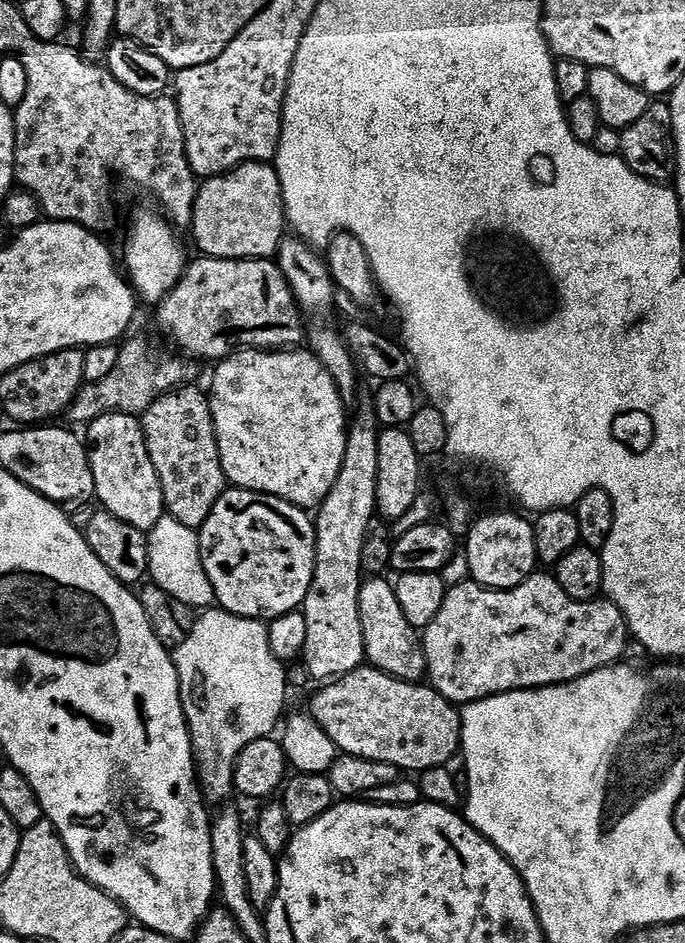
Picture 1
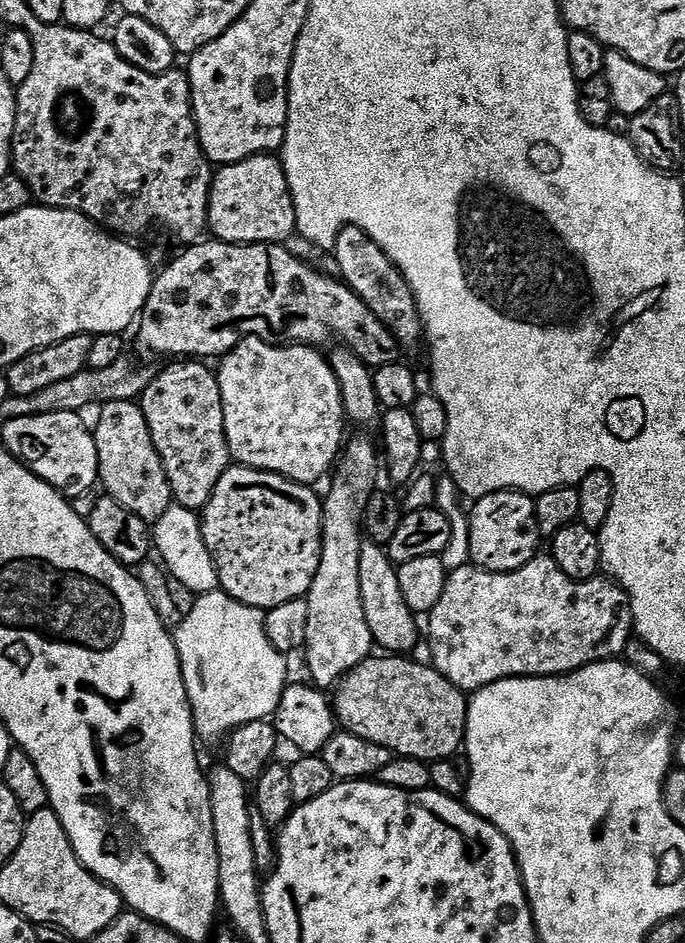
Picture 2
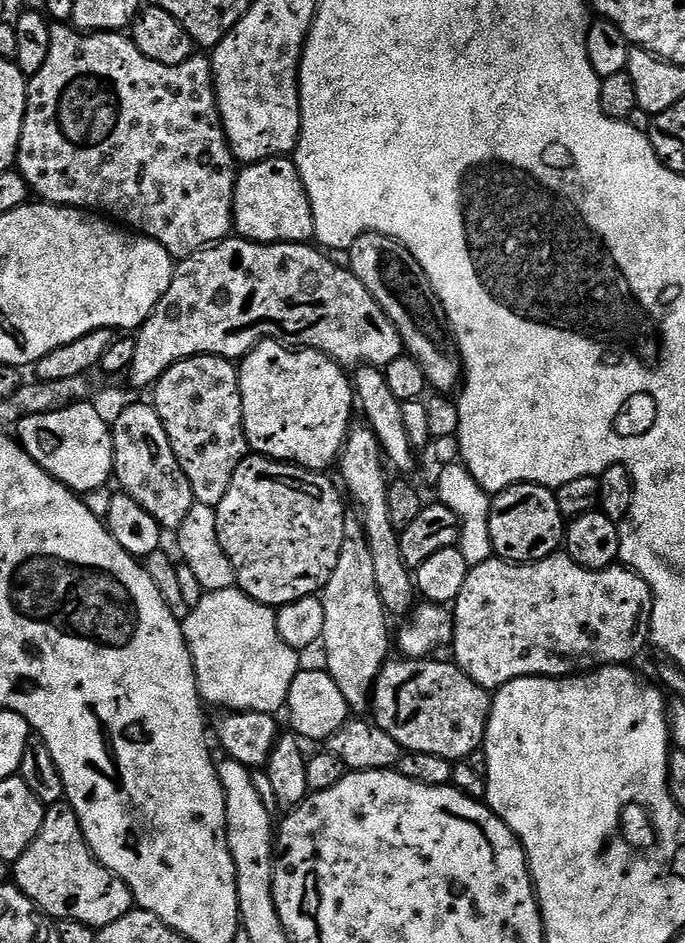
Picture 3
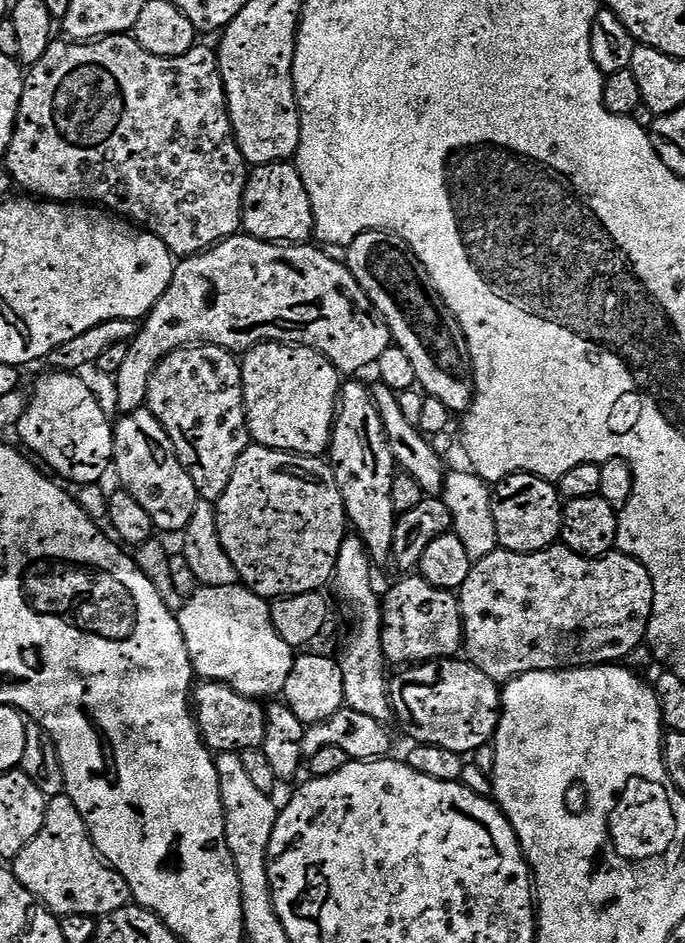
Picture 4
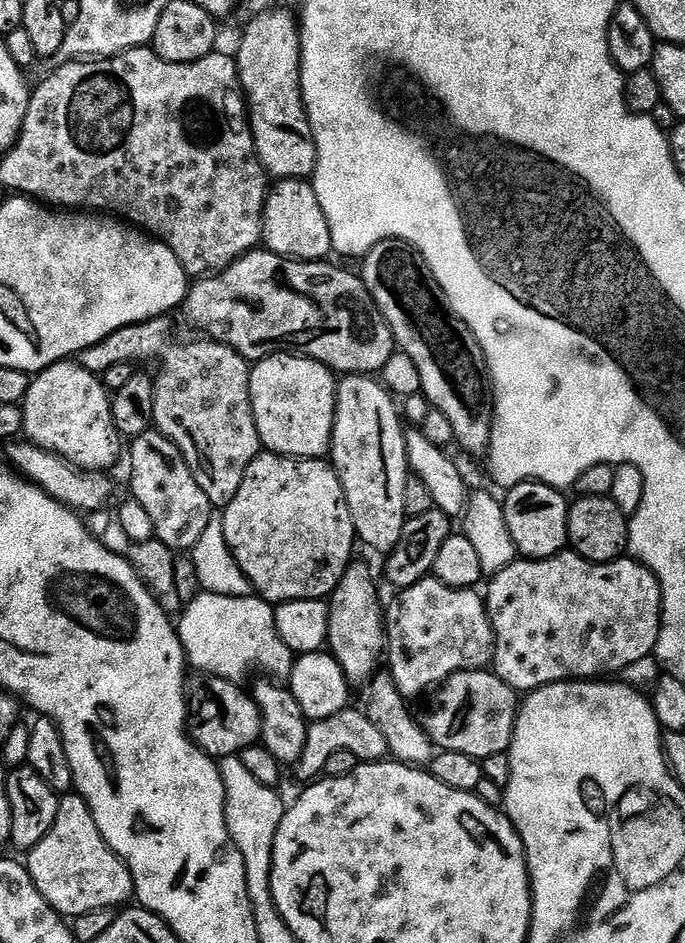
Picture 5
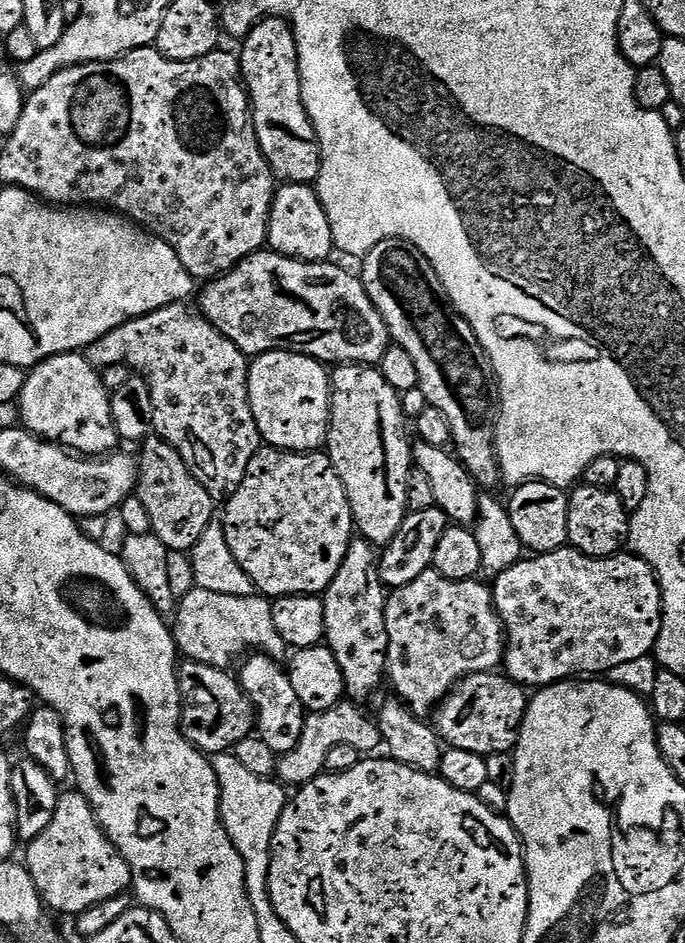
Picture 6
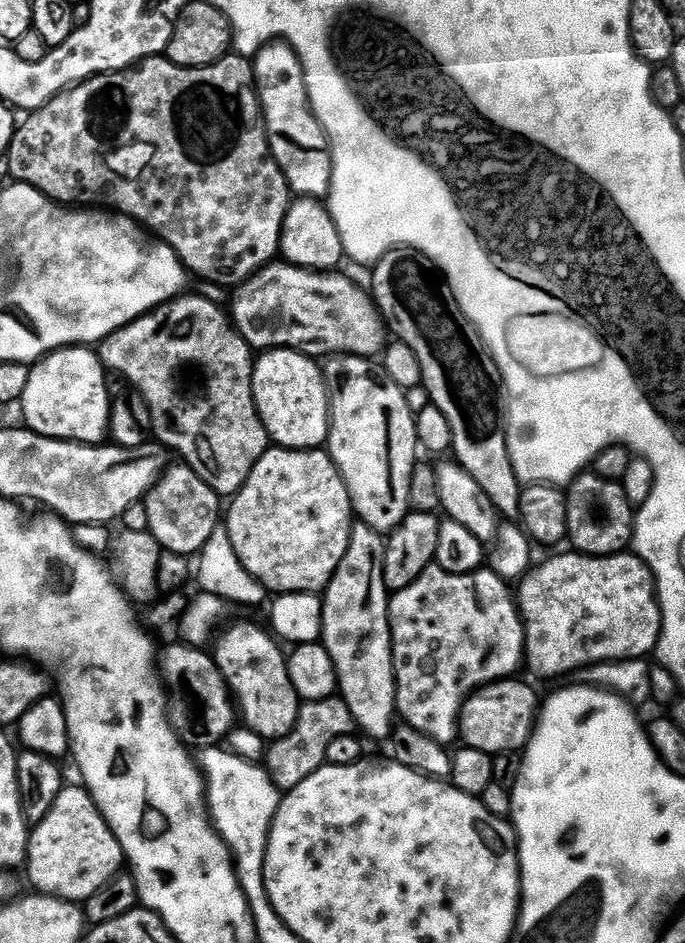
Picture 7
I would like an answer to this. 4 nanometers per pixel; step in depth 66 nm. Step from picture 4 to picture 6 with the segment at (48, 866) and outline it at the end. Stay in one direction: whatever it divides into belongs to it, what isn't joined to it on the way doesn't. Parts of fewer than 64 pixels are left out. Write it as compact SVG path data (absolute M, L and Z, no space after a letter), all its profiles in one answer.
M79 790L71 791L60 796L58 806L54 810L54 818L50 818L50 826L46 826L46 830L42 830L42 834L38 834L38 838L27 845L27 870L32 875L32 881L36 883L41 900L53 913L75 914L98 902L106 902L106 898L125 895L132 888L130 866L100 827L90 802Z

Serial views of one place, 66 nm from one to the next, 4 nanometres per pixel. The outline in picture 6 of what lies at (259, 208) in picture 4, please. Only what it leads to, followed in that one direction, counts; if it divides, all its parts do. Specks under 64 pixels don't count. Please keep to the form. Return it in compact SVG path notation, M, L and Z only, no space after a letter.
M281 183L272 200L272 217L268 220L268 244L271 251L291 260L324 262L334 252L332 223L326 214L320 193L312 184Z

